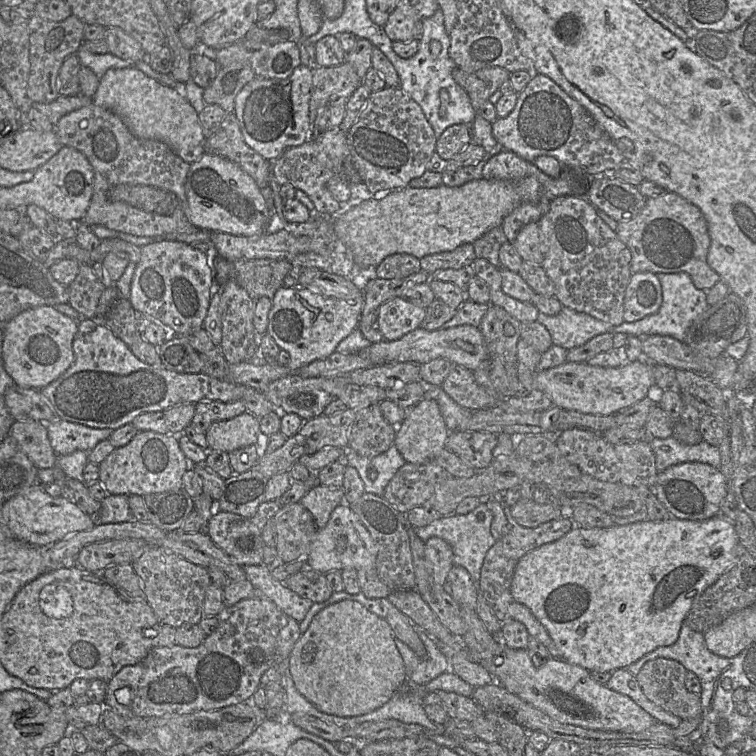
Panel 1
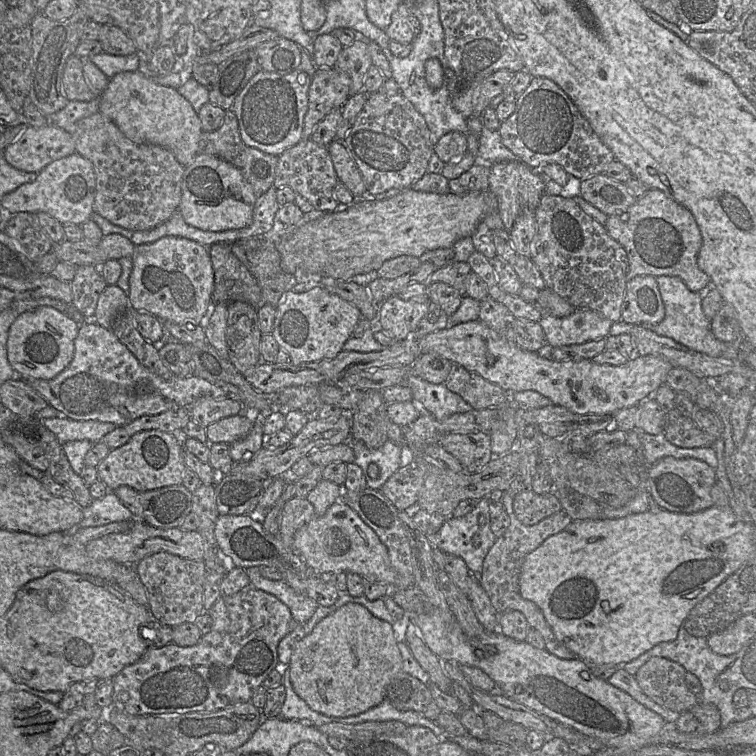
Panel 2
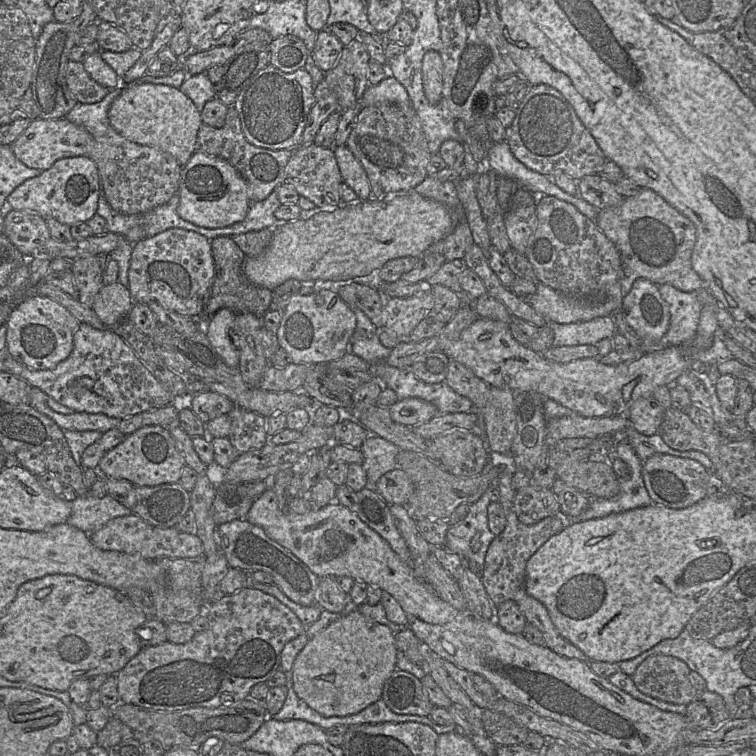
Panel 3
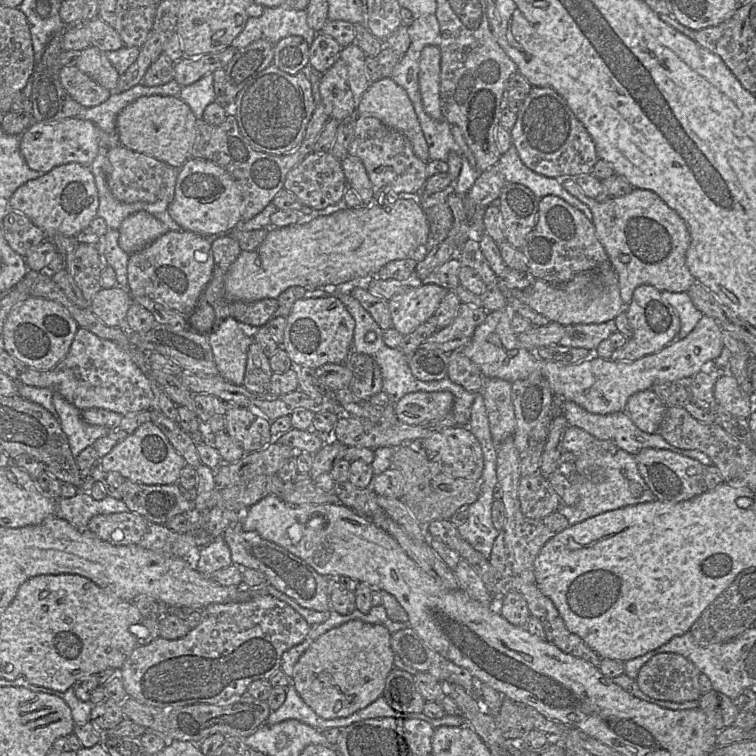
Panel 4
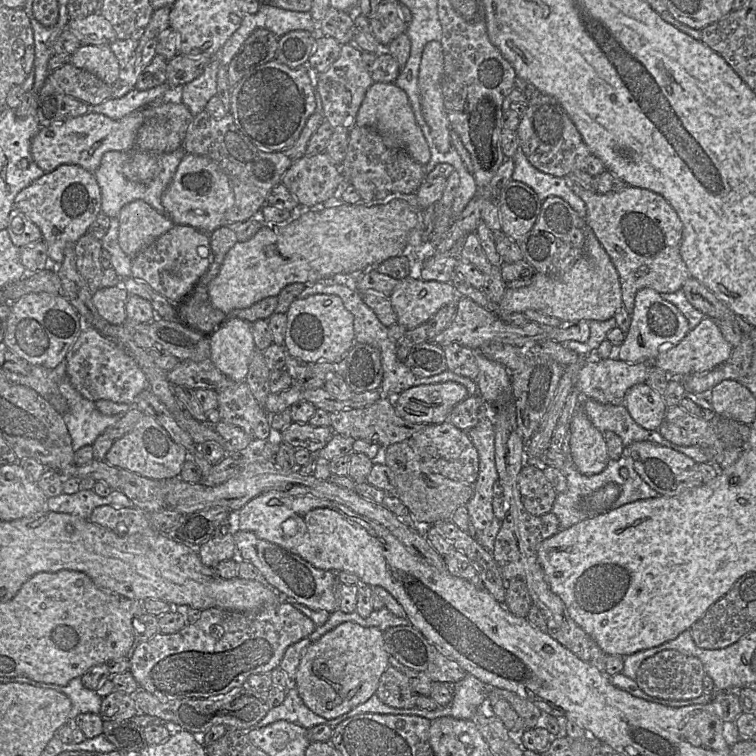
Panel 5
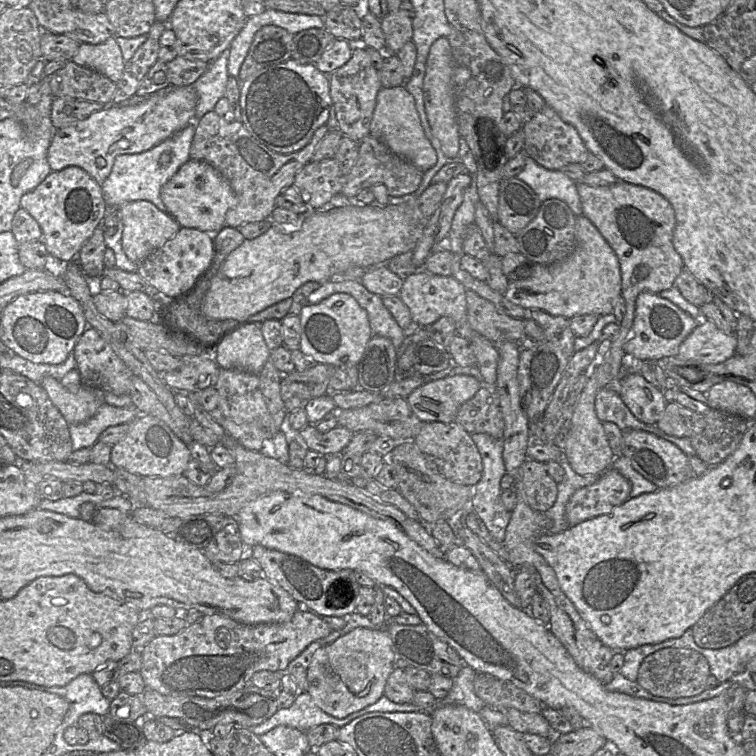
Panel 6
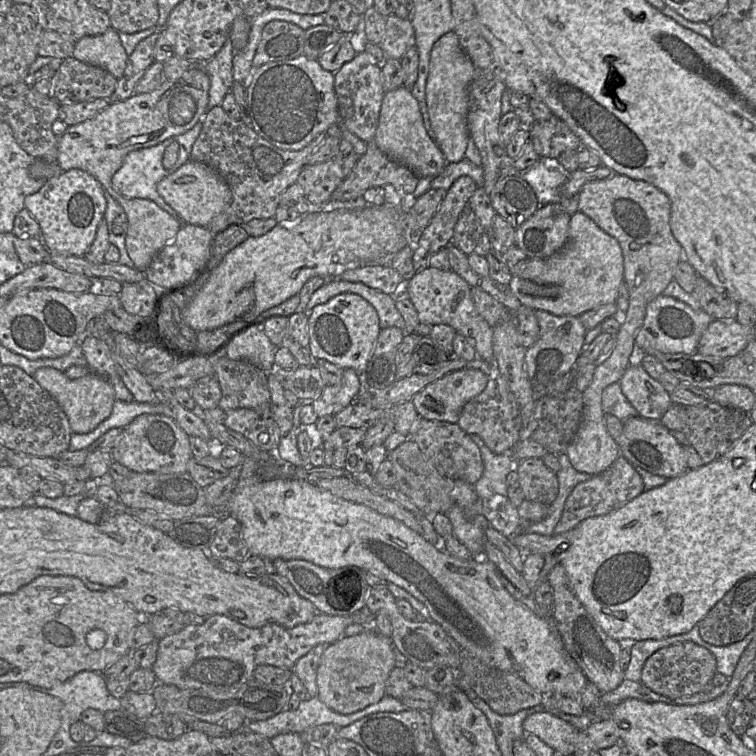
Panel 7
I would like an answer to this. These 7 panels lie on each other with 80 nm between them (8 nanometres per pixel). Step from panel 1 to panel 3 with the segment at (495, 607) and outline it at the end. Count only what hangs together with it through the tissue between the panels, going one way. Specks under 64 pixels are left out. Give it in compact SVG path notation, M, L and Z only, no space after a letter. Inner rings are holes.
M508 464L499 474L496 488L499 489L499 502L506 517L506 527L489 545L484 566L480 573L485 590L495 607L507 600L517 603L528 623L536 626L543 634L545 646L559 655L576 658L589 664L589 659L577 646L565 639L553 624L547 608L526 592L526 564L528 559L553 535L558 534L571 523L572 519L561 511L548 516L536 524L525 525L518 520L514 511L516 490L512 486L512 475L516 470Z

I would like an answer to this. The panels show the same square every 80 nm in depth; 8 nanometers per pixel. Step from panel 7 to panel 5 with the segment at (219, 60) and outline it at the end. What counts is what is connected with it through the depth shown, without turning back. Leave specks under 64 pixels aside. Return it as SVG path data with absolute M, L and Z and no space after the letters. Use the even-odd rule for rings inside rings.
M219 59L212 60L200 76L180 87L180 101L194 117L204 111L209 100L216 95L220 66Z

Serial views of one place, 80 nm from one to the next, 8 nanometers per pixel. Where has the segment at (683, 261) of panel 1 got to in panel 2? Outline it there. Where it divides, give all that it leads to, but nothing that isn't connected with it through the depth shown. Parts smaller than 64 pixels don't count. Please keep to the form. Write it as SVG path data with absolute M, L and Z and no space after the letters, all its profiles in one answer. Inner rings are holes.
M649 189L636 199L626 213L608 216L604 224L607 233L626 251L627 282L635 276L679 277L692 292L704 293L711 286L710 277L697 264L703 243L692 213L659 189Z

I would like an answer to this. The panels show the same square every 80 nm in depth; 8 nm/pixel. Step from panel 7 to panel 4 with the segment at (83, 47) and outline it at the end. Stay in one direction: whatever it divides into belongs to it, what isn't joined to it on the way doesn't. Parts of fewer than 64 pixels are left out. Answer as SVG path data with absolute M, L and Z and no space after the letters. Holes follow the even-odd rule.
M92 45L81 51L76 66L100 86L110 91L114 90L120 77L106 53Z

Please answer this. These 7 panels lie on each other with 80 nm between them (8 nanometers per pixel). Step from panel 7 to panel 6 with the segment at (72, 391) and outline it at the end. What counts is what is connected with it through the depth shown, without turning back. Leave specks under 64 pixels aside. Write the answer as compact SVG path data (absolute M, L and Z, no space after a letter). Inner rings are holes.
M50 376L45 377L40 386L46 391L68 425L86 422L105 403L104 391L100 389L81 385L77 392L72 393L60 381Z

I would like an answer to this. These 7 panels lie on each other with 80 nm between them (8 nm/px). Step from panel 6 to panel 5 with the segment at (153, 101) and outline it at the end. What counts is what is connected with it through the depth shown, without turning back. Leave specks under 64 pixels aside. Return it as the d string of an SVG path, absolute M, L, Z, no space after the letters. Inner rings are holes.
M143 108L119 120L113 120L103 114L88 112L61 123L41 127L31 140L30 152L33 161L45 173L63 164L74 164L94 174L106 152L131 152L136 149L137 131L144 122Z

